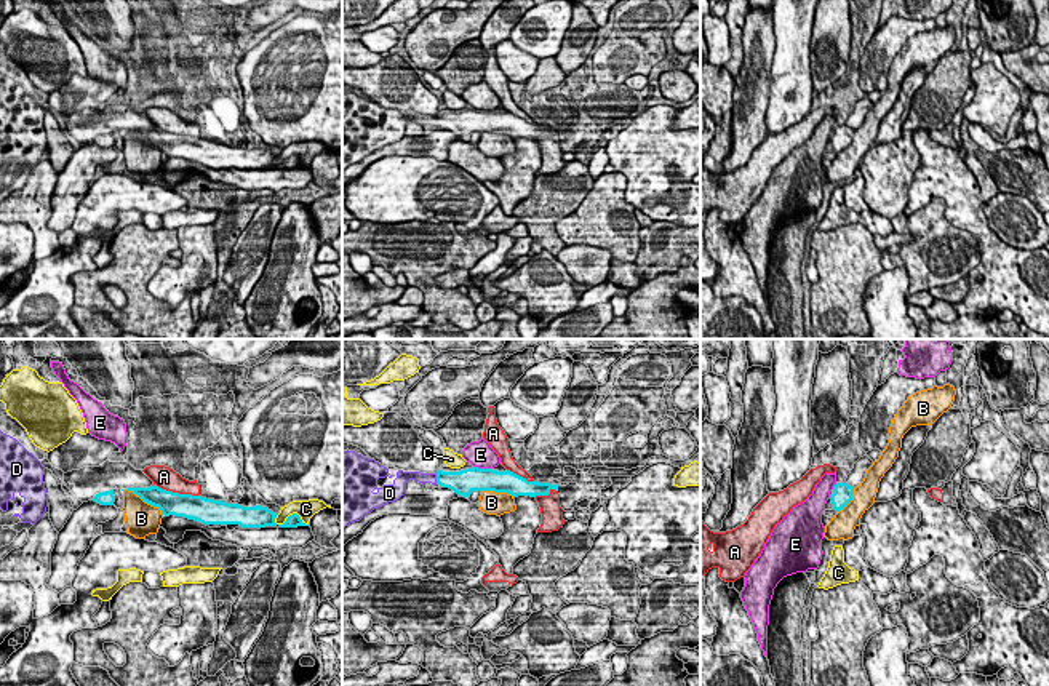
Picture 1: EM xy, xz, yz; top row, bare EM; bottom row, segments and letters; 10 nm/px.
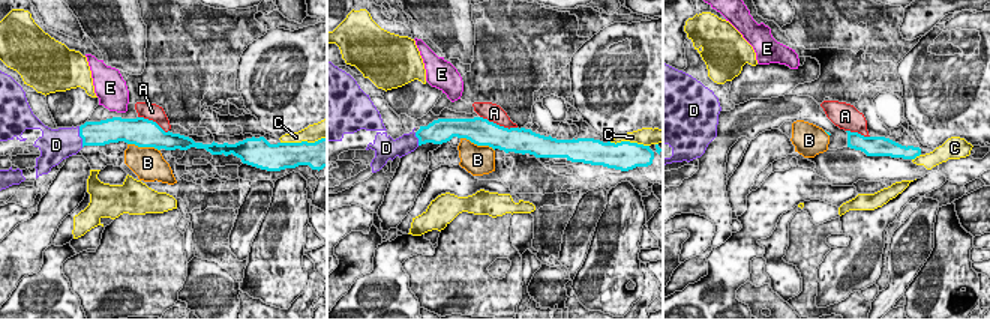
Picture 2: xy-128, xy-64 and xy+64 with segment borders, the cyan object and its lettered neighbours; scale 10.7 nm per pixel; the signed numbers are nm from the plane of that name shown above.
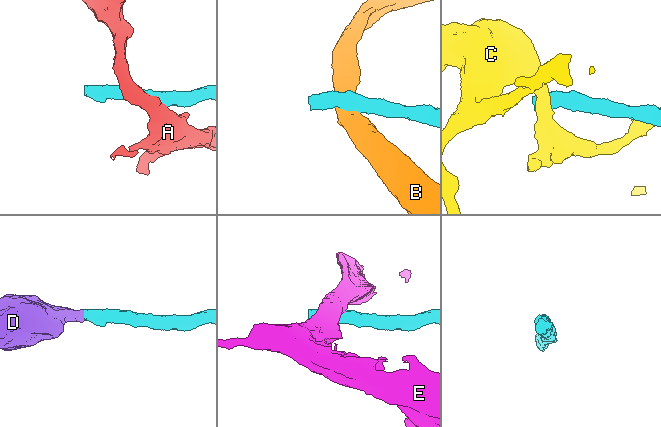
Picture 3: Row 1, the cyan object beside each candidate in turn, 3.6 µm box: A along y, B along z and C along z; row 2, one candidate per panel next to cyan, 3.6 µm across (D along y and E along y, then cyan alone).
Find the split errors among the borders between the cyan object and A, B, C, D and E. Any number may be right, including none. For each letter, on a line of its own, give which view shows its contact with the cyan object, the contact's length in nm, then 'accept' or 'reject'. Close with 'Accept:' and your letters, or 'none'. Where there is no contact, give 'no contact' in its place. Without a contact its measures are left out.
A: meets cyan in xy; contact 460 nm long; reject
B: meets cyan in xy; contact 480 nm long; reject
C: meets cyan in xy; contact 300 nm long; reject
D: meets cyan in xz; contact 110 nm long; accept
E: meets cyan in xz; contact 190 nm long; reject
Accept: D

